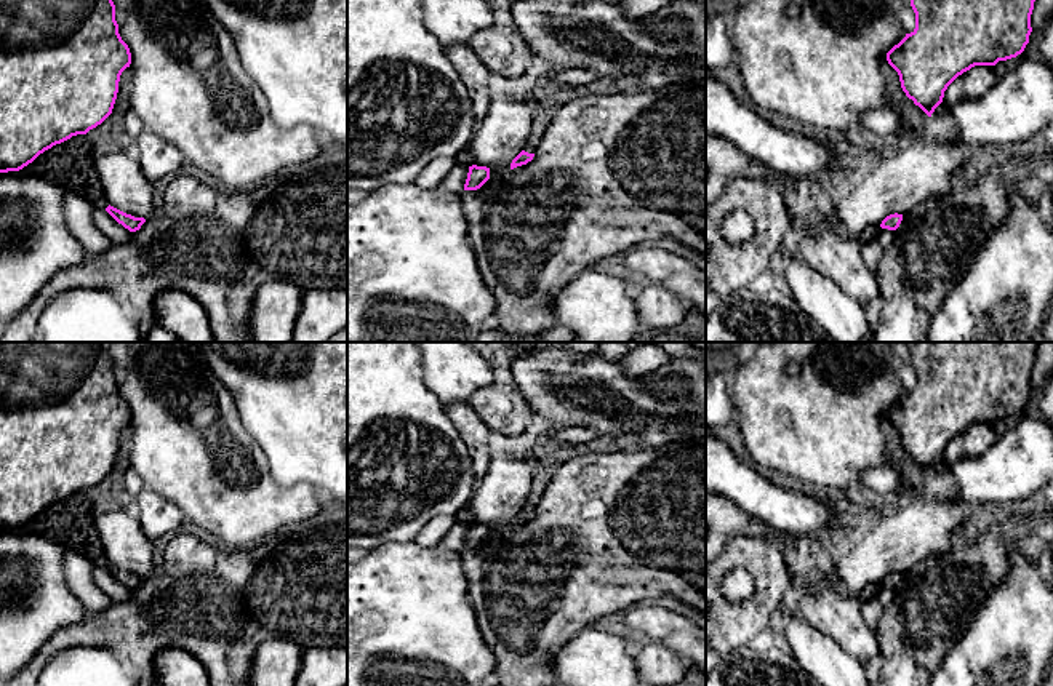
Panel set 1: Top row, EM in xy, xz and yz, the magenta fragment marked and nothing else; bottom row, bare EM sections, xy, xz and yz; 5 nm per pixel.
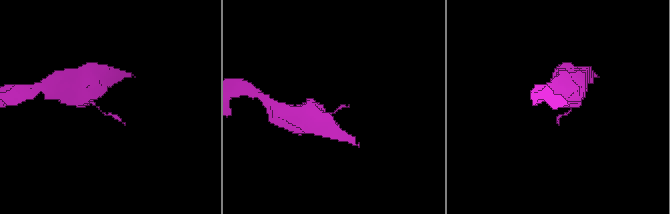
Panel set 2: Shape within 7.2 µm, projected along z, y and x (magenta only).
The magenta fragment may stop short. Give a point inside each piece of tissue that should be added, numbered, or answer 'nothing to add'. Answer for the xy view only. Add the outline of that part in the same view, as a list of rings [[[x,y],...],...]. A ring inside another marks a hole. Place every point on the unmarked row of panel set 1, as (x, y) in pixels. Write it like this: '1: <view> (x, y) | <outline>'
nothing to add

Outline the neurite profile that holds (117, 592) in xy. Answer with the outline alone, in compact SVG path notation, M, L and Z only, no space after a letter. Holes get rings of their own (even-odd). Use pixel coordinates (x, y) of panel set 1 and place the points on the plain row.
M91 564L93 579L96 585L114 601L114 603L133 603L133 590L118 582L106 568Z

